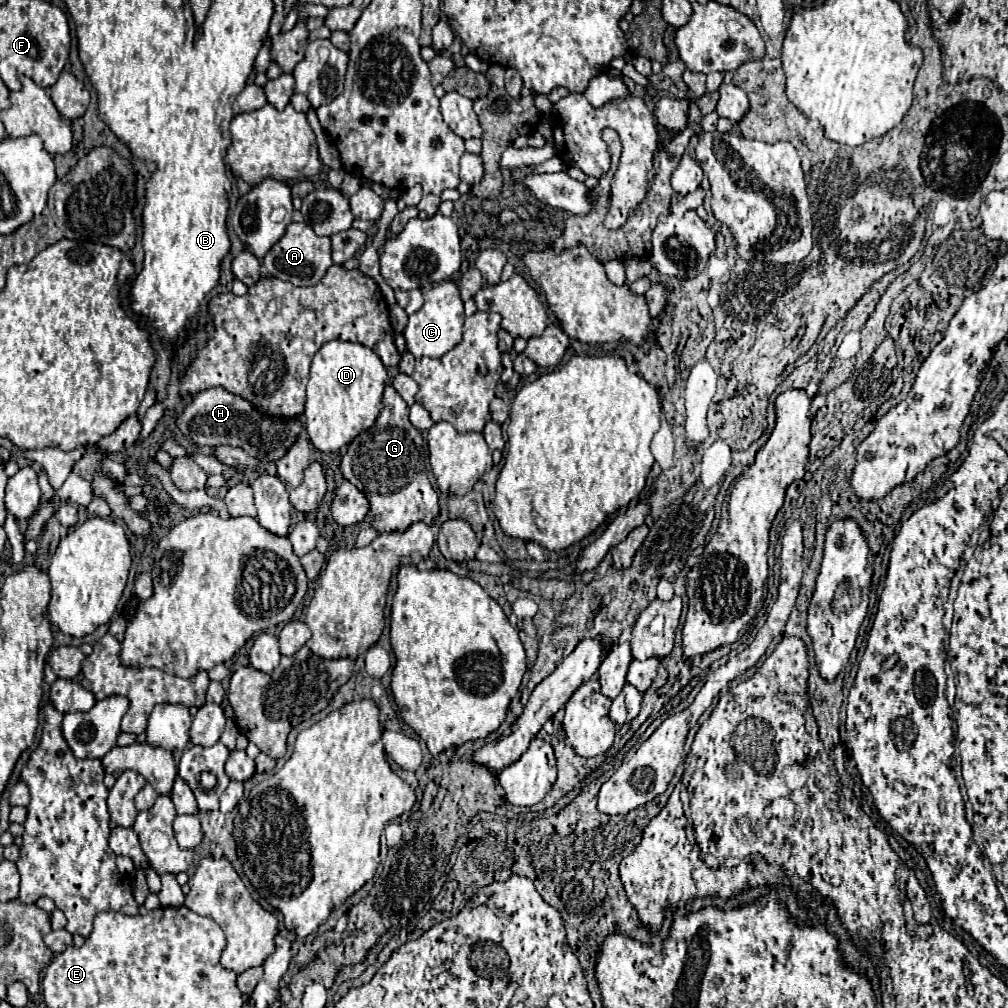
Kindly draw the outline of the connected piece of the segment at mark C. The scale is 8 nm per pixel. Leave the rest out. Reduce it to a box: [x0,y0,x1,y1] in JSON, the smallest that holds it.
[400,280,464,374]

